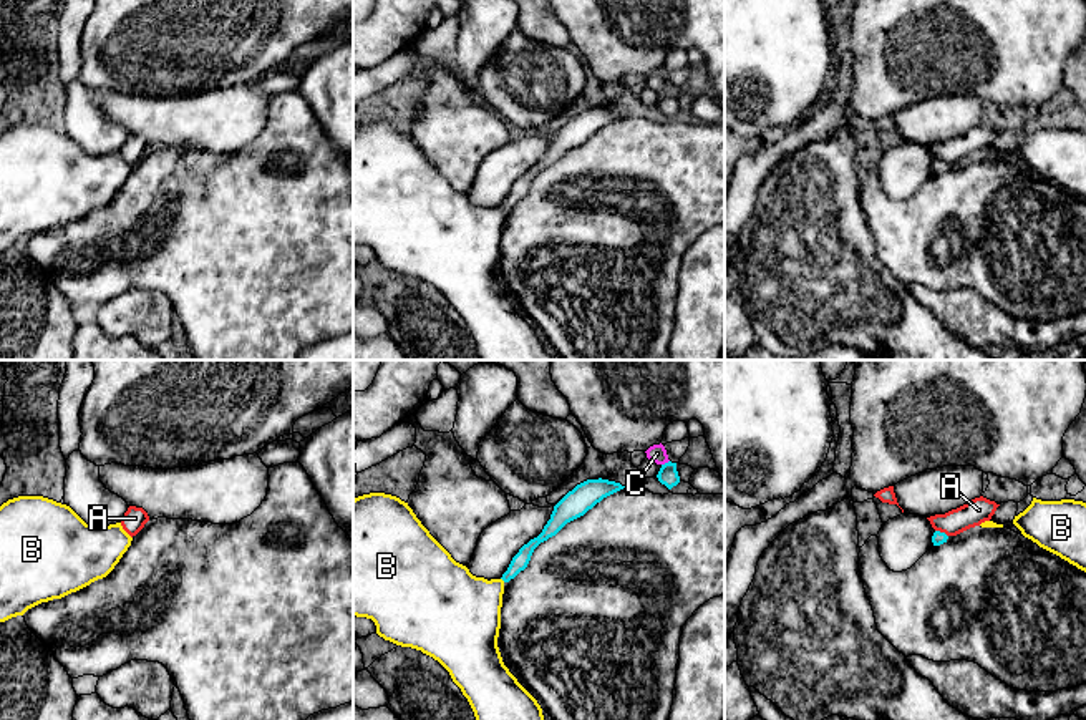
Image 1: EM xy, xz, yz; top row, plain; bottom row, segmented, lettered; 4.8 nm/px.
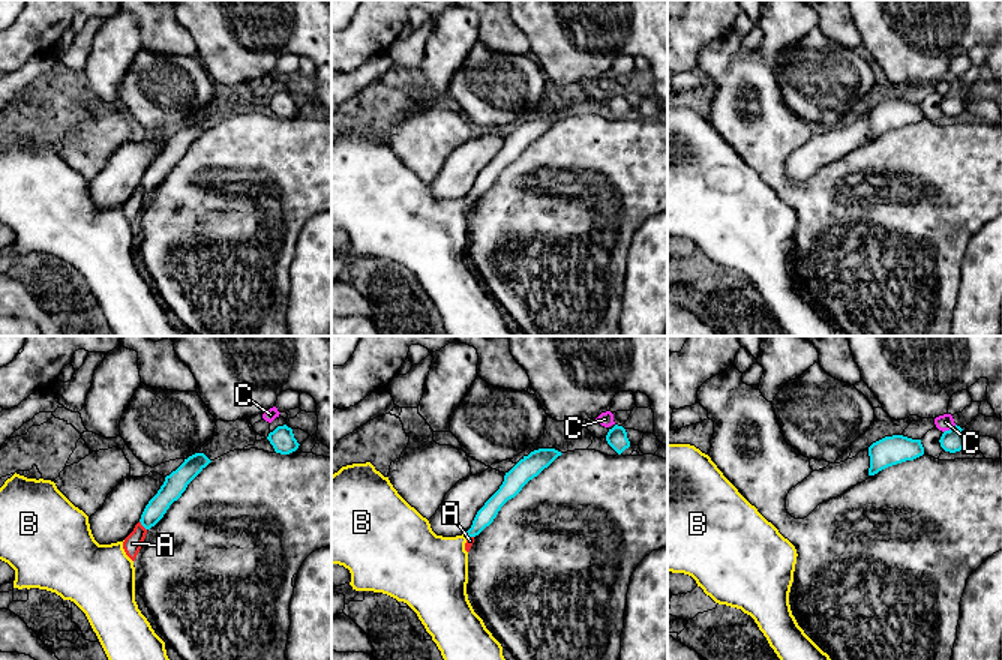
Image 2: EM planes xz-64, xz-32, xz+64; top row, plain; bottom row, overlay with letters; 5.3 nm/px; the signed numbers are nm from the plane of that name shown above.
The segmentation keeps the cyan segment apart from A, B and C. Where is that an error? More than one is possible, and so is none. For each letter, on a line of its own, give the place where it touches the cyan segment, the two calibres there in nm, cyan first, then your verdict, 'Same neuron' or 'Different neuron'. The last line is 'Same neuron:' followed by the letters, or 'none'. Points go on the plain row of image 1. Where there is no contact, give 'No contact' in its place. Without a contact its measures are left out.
A: Touches cyan at yz (942, 161). Thickness 70 nm (cyan) against 120 nm. Different neuron
B: Touches cyan at xz (503, 208). Thickness 80 nm (cyan) against 360 nm. Same neuron
C: Touches cyan at xz (665, 92). Thickness 90 nm (cyan) against 90 nm. Different neuron
Same neuron: B

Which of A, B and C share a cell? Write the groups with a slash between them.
A / B / C

